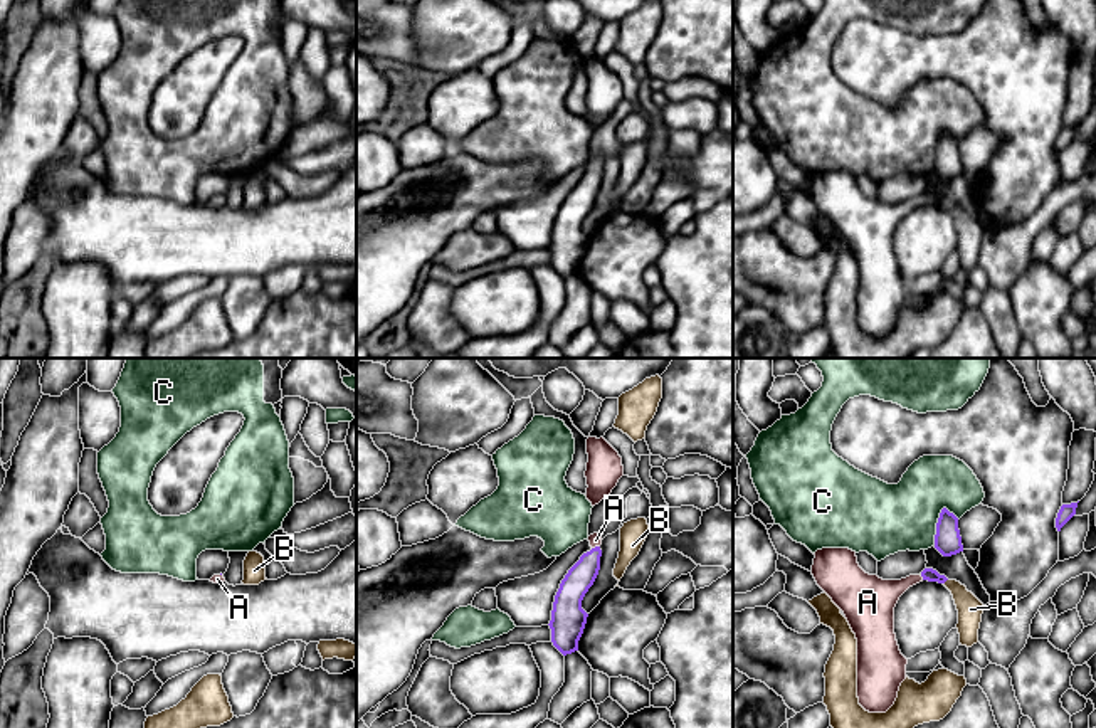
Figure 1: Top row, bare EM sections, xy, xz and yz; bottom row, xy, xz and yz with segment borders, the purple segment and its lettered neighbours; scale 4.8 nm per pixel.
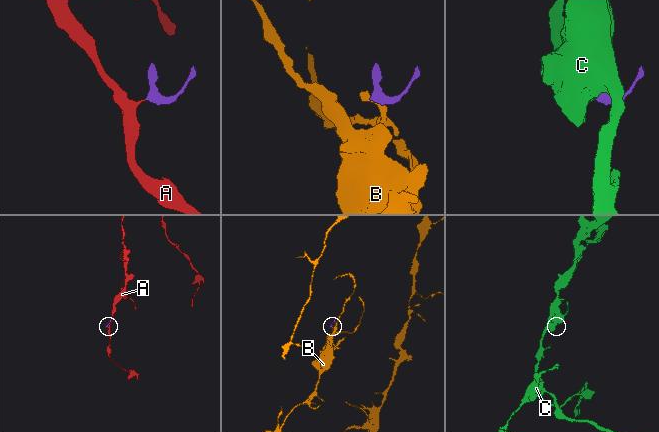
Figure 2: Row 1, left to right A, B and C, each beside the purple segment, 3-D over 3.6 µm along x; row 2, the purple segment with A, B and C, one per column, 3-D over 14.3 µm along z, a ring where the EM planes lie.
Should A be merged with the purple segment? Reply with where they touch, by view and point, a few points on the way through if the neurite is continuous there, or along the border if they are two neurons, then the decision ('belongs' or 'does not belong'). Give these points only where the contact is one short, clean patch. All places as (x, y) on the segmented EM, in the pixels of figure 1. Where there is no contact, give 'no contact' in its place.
contact yz (922, 575); way yz (928, 574), (922, 575), (874, 597); belongs

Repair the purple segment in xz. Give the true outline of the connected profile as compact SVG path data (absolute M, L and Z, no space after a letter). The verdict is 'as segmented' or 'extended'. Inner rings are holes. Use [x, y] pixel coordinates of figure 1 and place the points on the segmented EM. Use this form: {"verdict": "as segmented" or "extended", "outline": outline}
{"verdict": "extended", "outline": "M593 533L588 536L588 541L592 550L580 557L560 583L548 624L551 642L563 656L578 651L578 641L588 617L582 609L582 600L600 570L602 536Z"}

